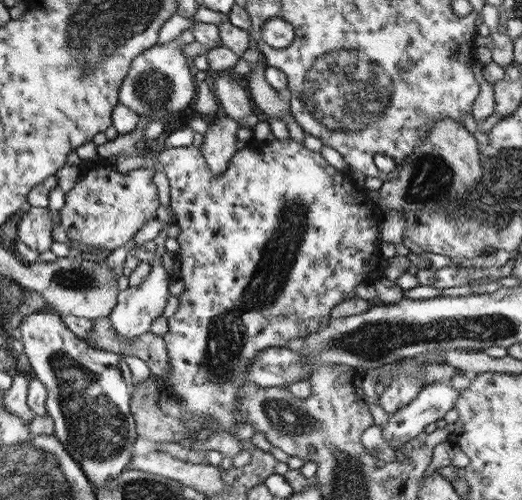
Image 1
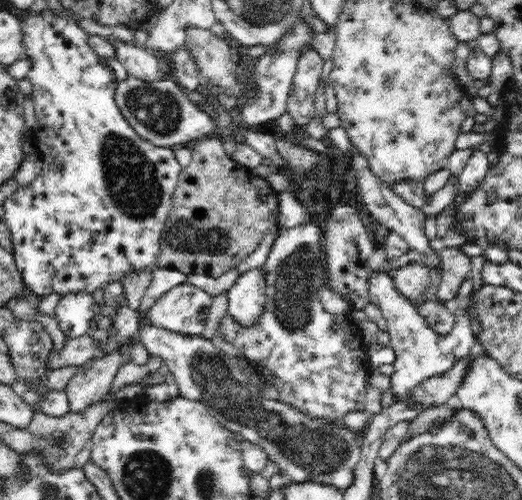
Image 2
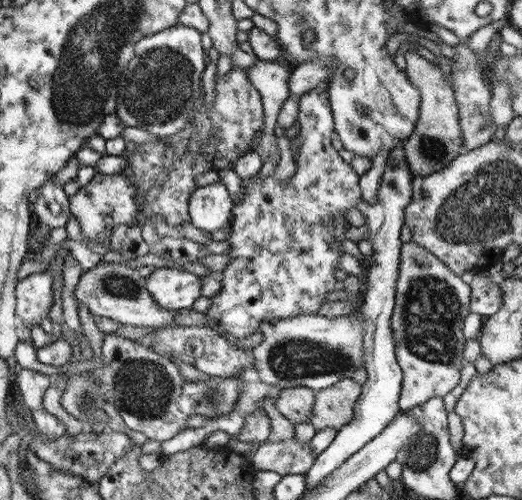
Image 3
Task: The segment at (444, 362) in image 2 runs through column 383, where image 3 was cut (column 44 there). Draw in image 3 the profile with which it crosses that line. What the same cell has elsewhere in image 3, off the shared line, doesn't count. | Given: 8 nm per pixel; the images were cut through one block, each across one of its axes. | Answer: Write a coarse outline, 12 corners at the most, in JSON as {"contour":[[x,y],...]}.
{"contour":[[46,268],[16,284],[14,314],[18,325],[40,325],[52,304]]}

